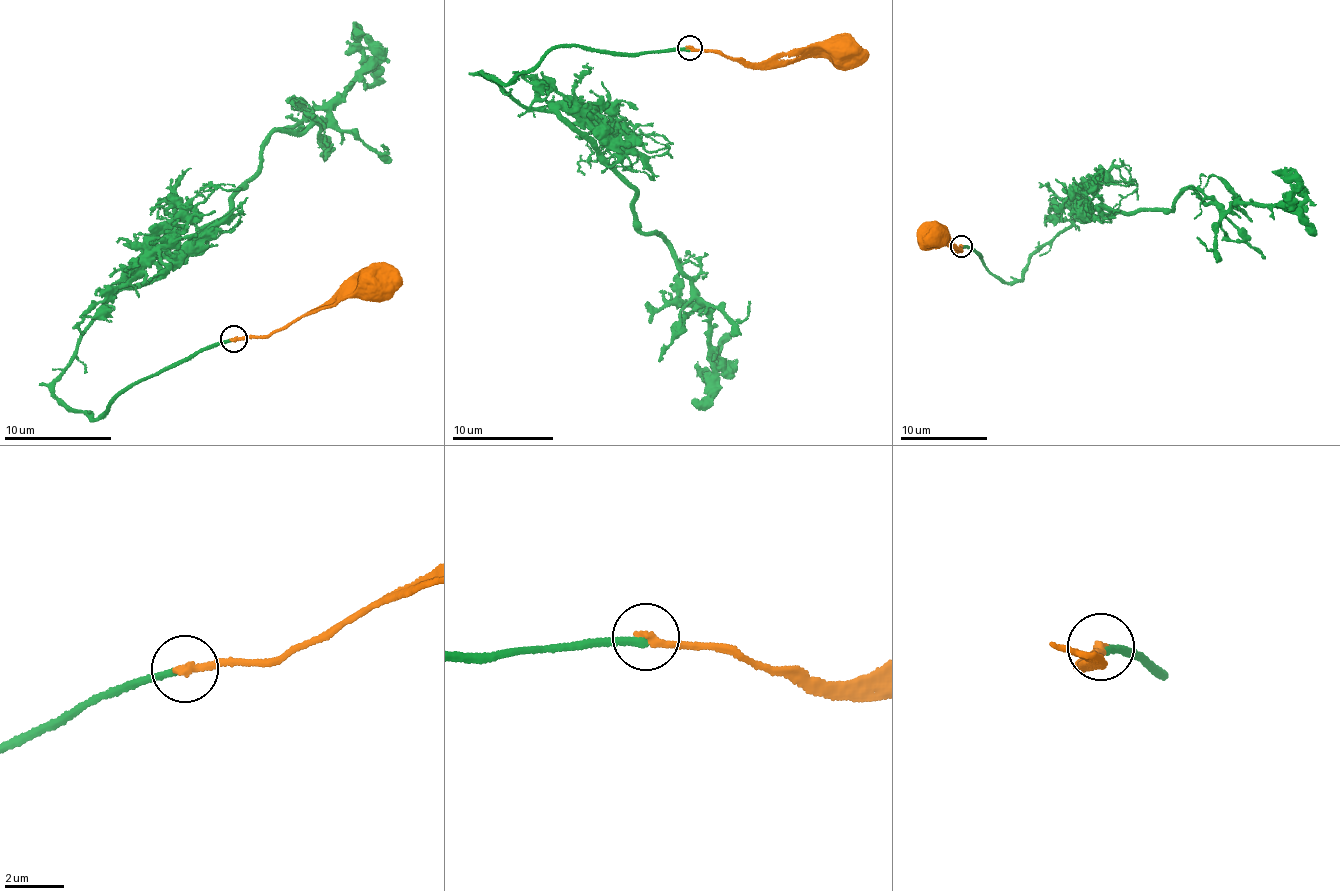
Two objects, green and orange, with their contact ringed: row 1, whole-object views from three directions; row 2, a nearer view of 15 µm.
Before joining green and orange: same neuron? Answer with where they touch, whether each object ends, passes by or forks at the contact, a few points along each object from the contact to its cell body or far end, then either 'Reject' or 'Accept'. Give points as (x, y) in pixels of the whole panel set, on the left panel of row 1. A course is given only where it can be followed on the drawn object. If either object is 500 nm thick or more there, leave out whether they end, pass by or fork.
Place: (234, 339). At the ring green ends. At the ring orange ends. Course of green: (233, 339), (93, 418), (55, 394), (81, 331), (230, 209), (274, 132), (326, 120), (372, 51), (362, 34). Course of orange: (233, 339), (267, 338), (349, 289), (373, 290), (380, 282). Accept

